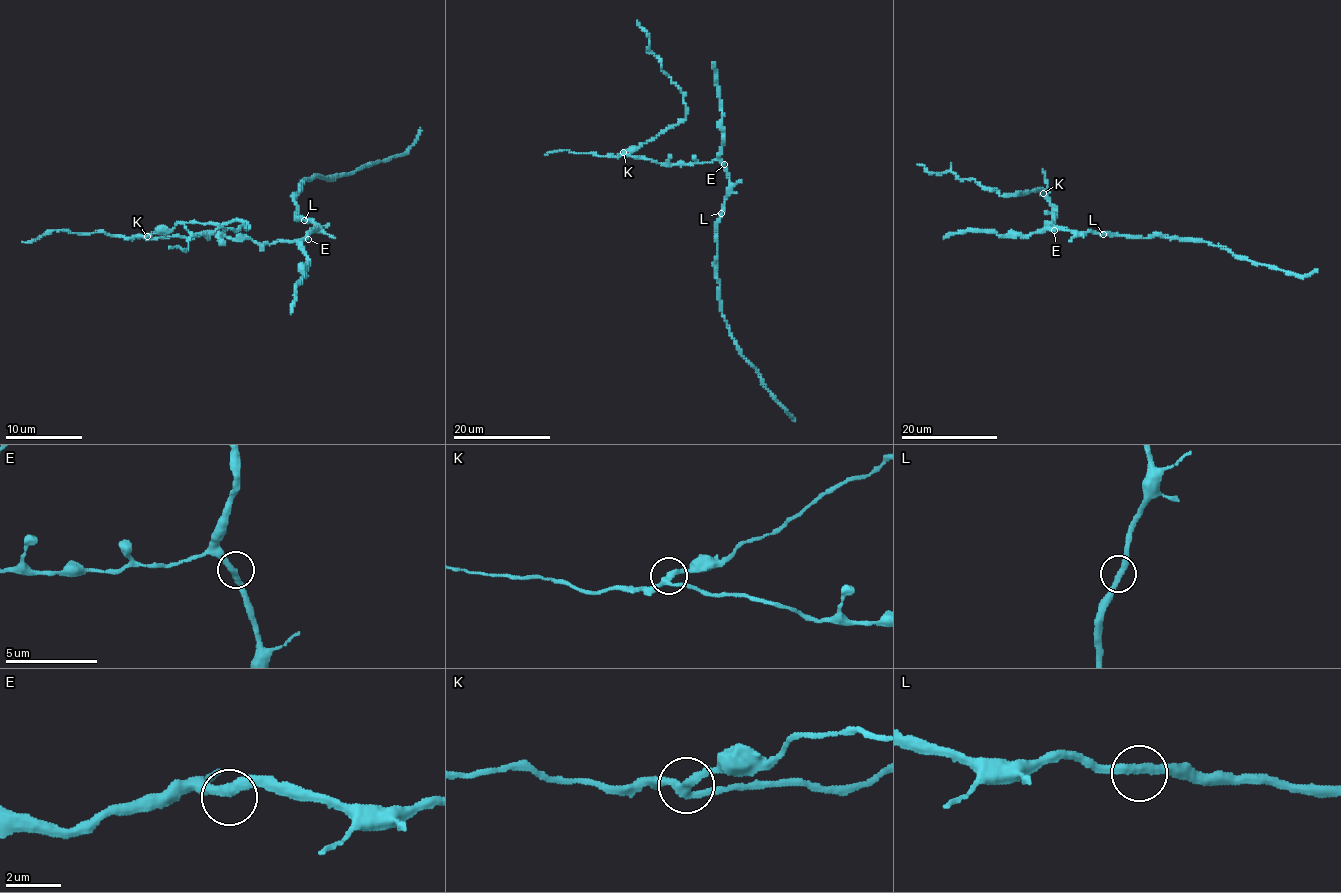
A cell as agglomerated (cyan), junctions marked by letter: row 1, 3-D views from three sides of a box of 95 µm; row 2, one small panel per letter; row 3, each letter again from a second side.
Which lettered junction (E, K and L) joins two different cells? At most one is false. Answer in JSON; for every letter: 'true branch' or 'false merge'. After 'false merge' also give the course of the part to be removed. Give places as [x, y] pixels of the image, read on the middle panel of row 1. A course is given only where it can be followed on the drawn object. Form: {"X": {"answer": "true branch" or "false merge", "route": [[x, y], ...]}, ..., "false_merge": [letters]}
{"E": {"answer": "true branch"}, "K": {"answer": "false merge", "route": [[623, 152], [681, 122], [687, 110], [681, 90], [662, 70], [649, 34], [636, 21]]}, "L": {"answer": "true branch"}, "false_merge": ["K"]}

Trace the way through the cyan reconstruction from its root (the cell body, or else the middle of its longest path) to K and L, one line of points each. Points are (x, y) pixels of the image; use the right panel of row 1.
K: (1054, 228), (1049, 227), (1053, 226), (1055, 206), (1043, 194)
L: (1054, 228), (1103, 234)

